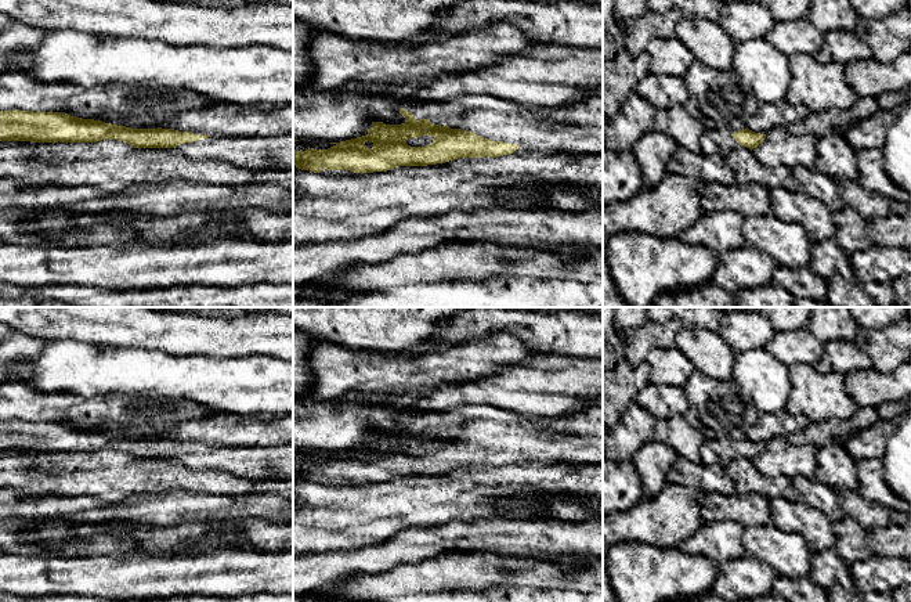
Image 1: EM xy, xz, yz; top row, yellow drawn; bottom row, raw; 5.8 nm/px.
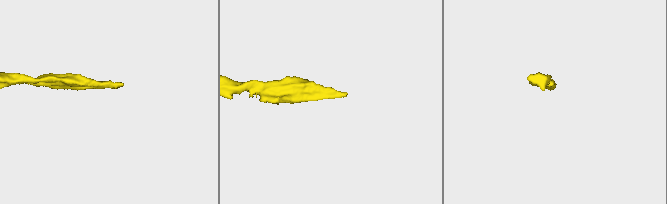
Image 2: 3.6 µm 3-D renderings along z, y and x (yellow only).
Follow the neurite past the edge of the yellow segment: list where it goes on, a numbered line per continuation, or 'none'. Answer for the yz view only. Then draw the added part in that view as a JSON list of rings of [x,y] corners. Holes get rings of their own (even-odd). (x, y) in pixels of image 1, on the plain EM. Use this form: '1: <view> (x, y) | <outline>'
1: yz (714, 451) | [[[711,439],[702,444],[701,464],[706,468],[719,465],[724,468],[730,461],[738,458],[740,454],[729,440]]]

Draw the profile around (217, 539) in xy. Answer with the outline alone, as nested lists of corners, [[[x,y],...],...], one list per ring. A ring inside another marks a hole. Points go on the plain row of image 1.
[[[217,529],[209,533],[203,541],[192,544],[191,547],[185,547],[182,551],[177,554],[196,554],[196,552],[212,551],[212,549],[218,549],[218,548],[249,549],[245,545],[245,536],[242,533],[239,533],[236,538],[234,540],[227,530]]]

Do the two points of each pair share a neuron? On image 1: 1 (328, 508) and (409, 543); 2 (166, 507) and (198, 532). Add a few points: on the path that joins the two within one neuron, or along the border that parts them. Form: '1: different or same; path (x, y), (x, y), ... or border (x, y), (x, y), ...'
1: different; border (423, 526), (404, 529), (375, 544), (361, 547)
2: different; border (192, 521), (155, 526)

